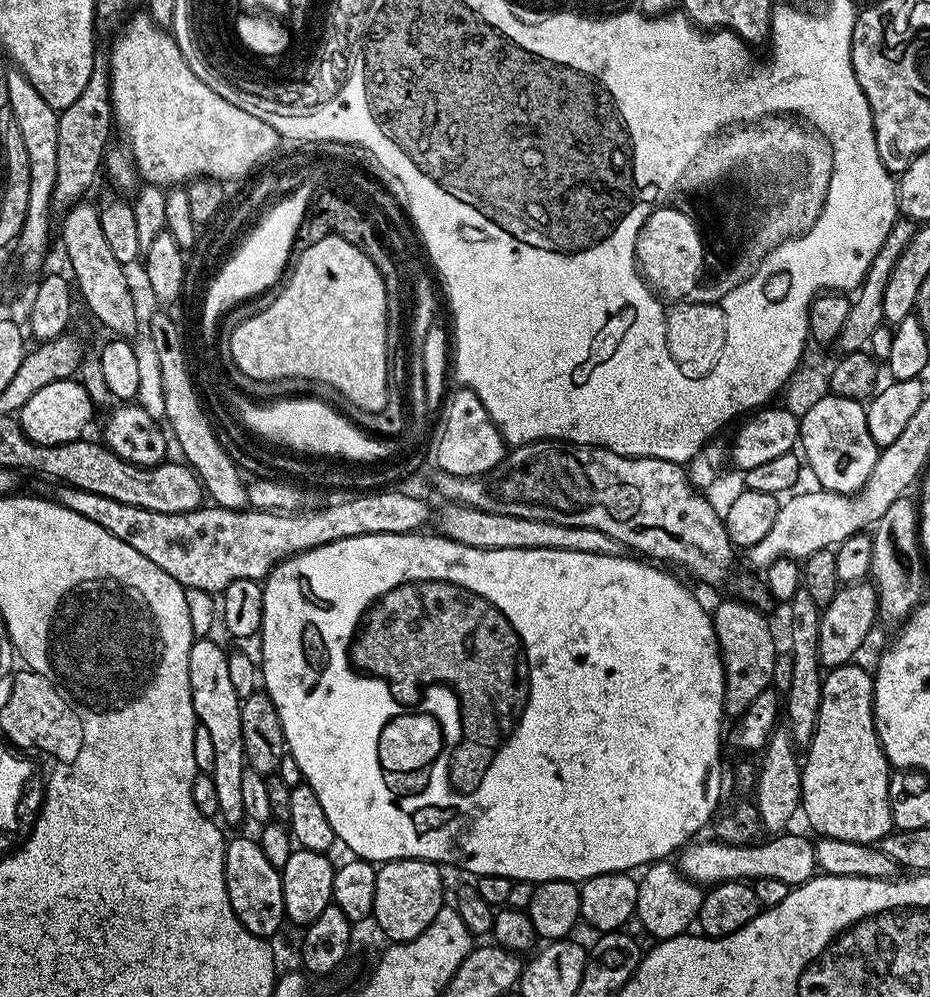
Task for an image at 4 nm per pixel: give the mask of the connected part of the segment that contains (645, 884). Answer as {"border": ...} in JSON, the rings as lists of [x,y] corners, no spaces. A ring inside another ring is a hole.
{"border":[[[670,860],[653,861],[641,875],[636,903],[637,921],[642,922],[643,931],[657,939],[669,940],[670,937],[683,935],[691,923],[699,917],[701,904],[704,901],[703,887],[689,879],[679,867]]]}

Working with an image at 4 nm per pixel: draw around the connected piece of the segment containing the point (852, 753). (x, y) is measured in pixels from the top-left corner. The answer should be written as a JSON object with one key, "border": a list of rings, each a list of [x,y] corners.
{"border":[[[849,662],[831,669],[824,676],[822,698],[818,706],[818,718],[814,738],[808,744],[800,773],[800,802],[802,816],[808,819],[817,837],[842,838],[842,842],[862,842],[879,845],[893,831],[894,825],[888,801],[888,777],[890,765],[884,756],[876,733],[876,719],[872,709],[873,673],[857,662]]]}

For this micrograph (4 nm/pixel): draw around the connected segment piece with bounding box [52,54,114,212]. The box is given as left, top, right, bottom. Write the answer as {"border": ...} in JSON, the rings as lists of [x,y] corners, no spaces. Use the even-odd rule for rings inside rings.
{"border":[[[98,54],[94,58],[94,66],[85,89],[70,106],[61,109],[60,112],[57,145],[58,175],[52,195],[55,209],[67,211],[85,197],[83,195],[95,182],[98,172],[101,173],[111,132],[114,132],[111,76],[108,73],[107,55]]]}

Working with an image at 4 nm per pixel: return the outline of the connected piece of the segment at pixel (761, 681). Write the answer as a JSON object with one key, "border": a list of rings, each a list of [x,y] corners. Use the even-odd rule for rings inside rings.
{"border":[[[739,598],[724,600],[711,613],[712,625],[718,638],[720,657],[724,663],[724,711],[739,716],[772,683],[774,662],[778,655],[776,636],[763,611]]]}

